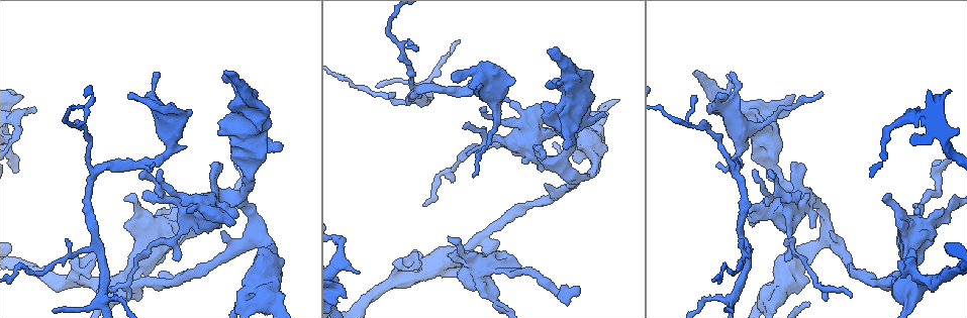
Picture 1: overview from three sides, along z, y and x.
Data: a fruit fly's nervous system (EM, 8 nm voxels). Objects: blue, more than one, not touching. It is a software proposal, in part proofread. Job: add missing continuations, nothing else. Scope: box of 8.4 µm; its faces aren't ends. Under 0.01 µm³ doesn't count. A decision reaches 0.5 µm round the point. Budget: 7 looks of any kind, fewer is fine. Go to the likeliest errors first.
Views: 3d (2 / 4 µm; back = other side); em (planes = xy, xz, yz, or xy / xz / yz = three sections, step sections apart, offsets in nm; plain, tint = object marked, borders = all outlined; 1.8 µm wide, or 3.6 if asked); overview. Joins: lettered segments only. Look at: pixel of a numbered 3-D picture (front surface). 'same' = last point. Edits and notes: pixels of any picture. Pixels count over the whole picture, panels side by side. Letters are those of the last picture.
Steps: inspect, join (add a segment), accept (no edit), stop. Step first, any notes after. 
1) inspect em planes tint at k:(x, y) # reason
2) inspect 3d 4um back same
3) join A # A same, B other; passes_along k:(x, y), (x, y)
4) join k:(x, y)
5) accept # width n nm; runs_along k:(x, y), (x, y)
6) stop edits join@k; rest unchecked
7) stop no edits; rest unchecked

inspect em xz step 16 plain at 1:(356, 274) # free end

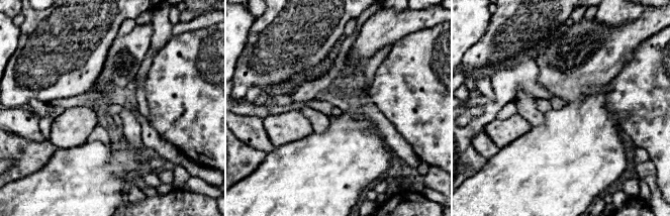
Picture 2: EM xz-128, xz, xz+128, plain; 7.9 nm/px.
inspect em xz step 16 borders same

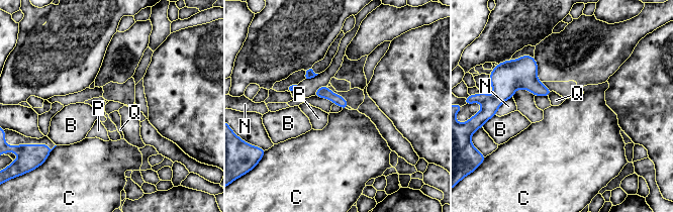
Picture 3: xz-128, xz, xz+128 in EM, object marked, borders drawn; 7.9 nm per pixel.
accept # B other, C other, N other, P other, Q other; border 3:(333, 103), (342, 109); none of them fits

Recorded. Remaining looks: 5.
inspect em planes plain at 1:(559, 161) # small branch off a trunk

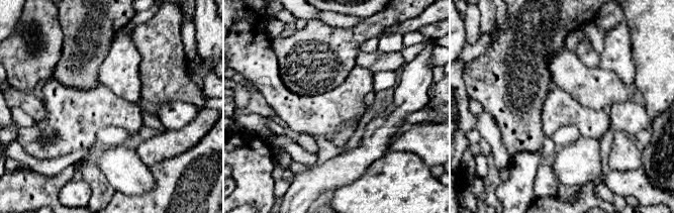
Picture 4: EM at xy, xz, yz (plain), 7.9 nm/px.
inspect em planes borders same # see the neighbours

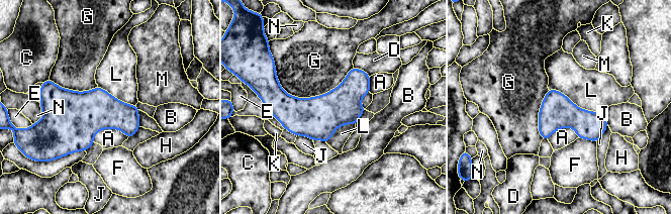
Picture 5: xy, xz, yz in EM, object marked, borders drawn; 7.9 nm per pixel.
accept # A other, B other, C other, D other, E other, F other, G other, H other, J other, K other, L other, M other, N other; border 5:(549, 89), (598, 112); none of them fits

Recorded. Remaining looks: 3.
inspect 3d 4um at 1:(481, 84) # free end

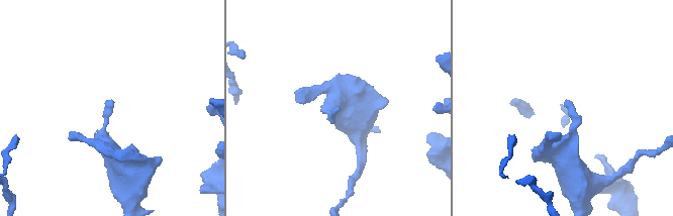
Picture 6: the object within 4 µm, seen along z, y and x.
inspect em planes borders at 6:(339, 110)

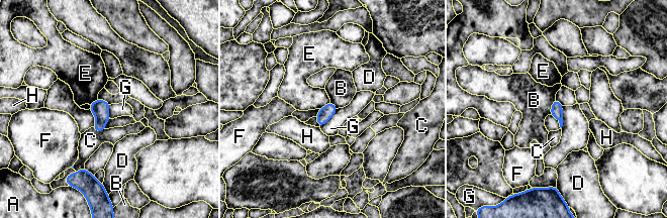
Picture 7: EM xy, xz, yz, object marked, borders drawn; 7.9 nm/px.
accept # A other, B other, C other, D other, E other, F other, G other, H other; border 7:(563, 106), (561, 128); no lettered segment goes on from it

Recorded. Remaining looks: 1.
stop no edits; rest unchecked

